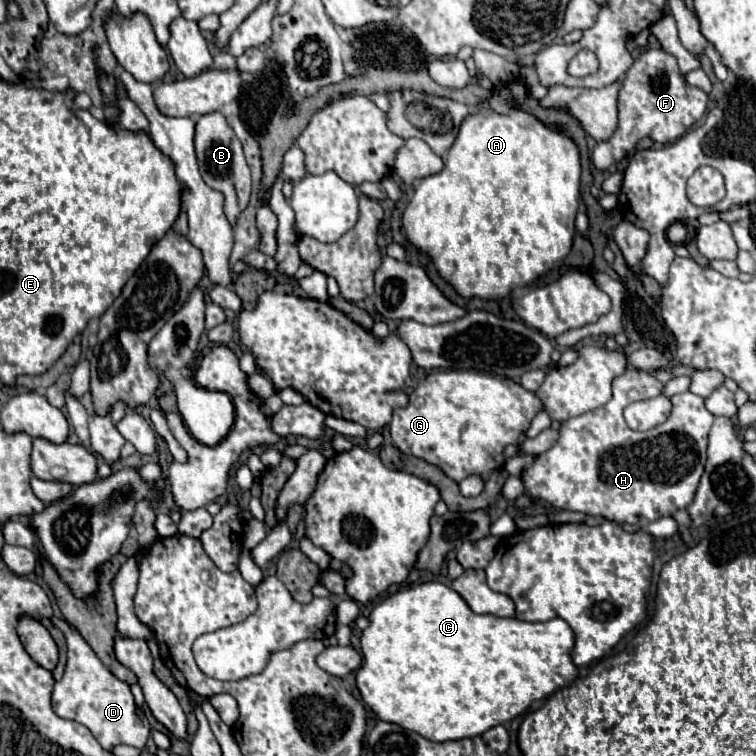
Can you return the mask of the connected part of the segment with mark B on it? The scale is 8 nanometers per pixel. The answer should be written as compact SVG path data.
M220 111L202 115L196 121L194 147L196 147L196 157L198 157L198 169L200 169L204 183L208 187L224 193L224 197L226 197L224 213L230 223L236 221L236 217L246 209L248 199L250 199L250 167L246 165L246 159L242 153L242 143L238 141L238 137L234 135L226 117Z

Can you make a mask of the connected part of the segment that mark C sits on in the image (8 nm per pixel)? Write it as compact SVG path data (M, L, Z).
M438 581L398 591L376 605L360 645L364 663L356 671L356 685L364 703L382 721L396 723L430 741L476 737L522 715L532 701L570 687L578 677L572 661L574 631L564 619L528 623L516 617L478 615L454 589Z

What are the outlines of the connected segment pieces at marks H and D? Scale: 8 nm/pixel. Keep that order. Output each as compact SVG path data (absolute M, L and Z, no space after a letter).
M630 367L624 375L616 377L612 383L612 399L604 405L594 409L592 413L584 413L578 417L572 417L562 423L560 427L560 439L552 449L538 455L530 469L526 469L522 481L528 495L522 495L516 499L518 509L530 513L530 495L550 501L556 509L566 511L578 511L592 517L602 517L616 523L630 523L644 527L660 517L668 517L678 509L686 509L694 493L698 489L698 481L702 475L702 467L706 465L706 445L708 445L708 433L714 421L714 415L704 407L704 399L686 391L674 395L674 413L670 413L668 421L658 425L656 429L638 433L632 431L628 425L624 425L622 411L632 401L650 399L654 395L662 395L664 385L650 373Z
M52 617L52 623L66 635L66 643L68 643L66 671L52 691L52 709L56 711L56 715L86 725L94 735L94 739L108 751L112 751L118 743L142 749L150 735L150 723L146 721L146 717L138 715L134 697L130 693L130 685L116 679L100 663L92 647L80 637L76 629L72 629L72 625L56 617Z

